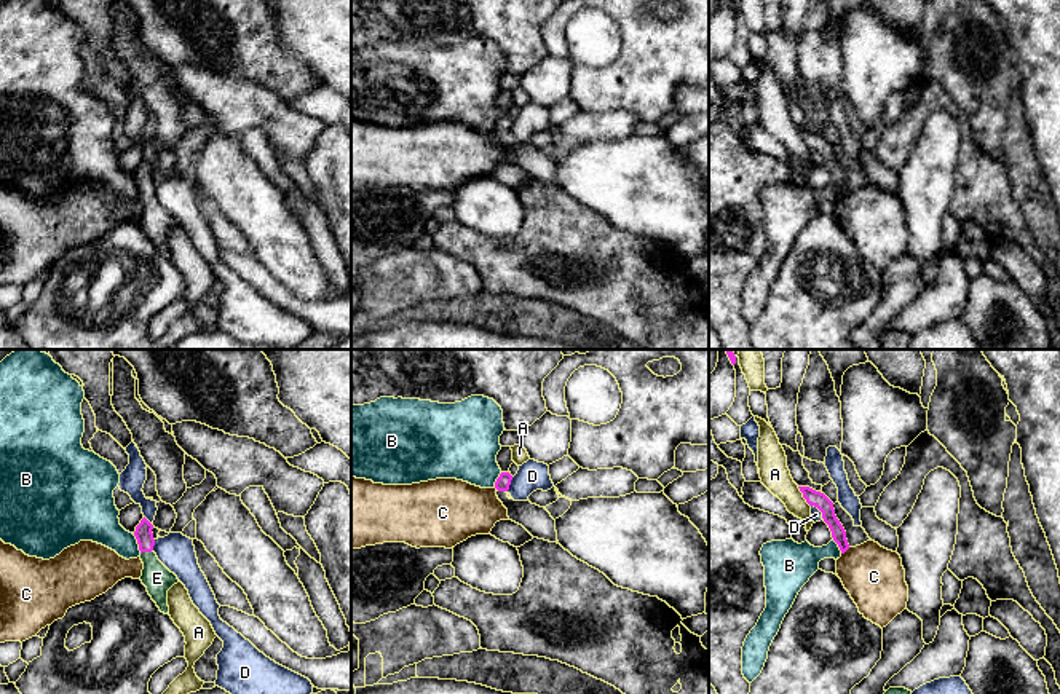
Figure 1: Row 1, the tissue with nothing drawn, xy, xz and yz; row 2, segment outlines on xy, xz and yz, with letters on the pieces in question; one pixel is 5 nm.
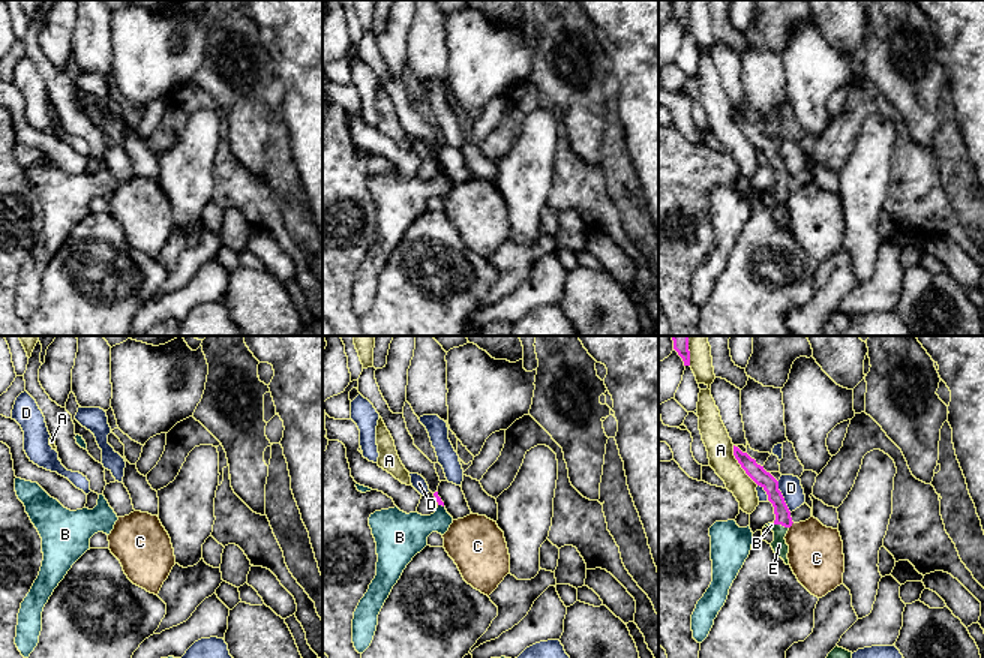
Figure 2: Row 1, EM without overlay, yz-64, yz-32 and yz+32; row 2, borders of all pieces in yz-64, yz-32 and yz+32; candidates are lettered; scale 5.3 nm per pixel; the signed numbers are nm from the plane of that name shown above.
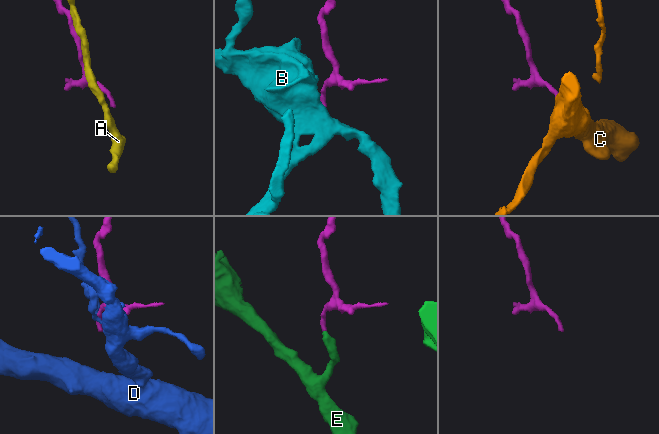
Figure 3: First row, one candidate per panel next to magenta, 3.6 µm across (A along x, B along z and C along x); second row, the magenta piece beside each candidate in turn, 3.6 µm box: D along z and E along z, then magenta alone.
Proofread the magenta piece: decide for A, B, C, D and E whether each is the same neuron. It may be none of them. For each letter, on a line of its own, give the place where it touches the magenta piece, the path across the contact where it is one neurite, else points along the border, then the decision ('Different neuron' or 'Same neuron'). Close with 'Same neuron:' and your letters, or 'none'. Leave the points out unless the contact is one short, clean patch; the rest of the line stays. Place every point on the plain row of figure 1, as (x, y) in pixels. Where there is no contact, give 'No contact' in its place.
A: Touches magenta at yz (803, 139). Different neuron
B: Touches magenta at xy (138, 185). Boundary: xy (133, 177), (141, 195). Different neuron
C: Touches magenta at yz (845, 193). Boundary: yz (850, 190), (842, 197). Different neuron
D: Touches magenta at xz (510, 126). Boundary: xz (513, 120), (506, 134). Different neuron
E: Touches magenta at xy (146, 193). Path across: xy (142, 176), (146, 193), (157, 220). Same neuron
Same neuron: E

